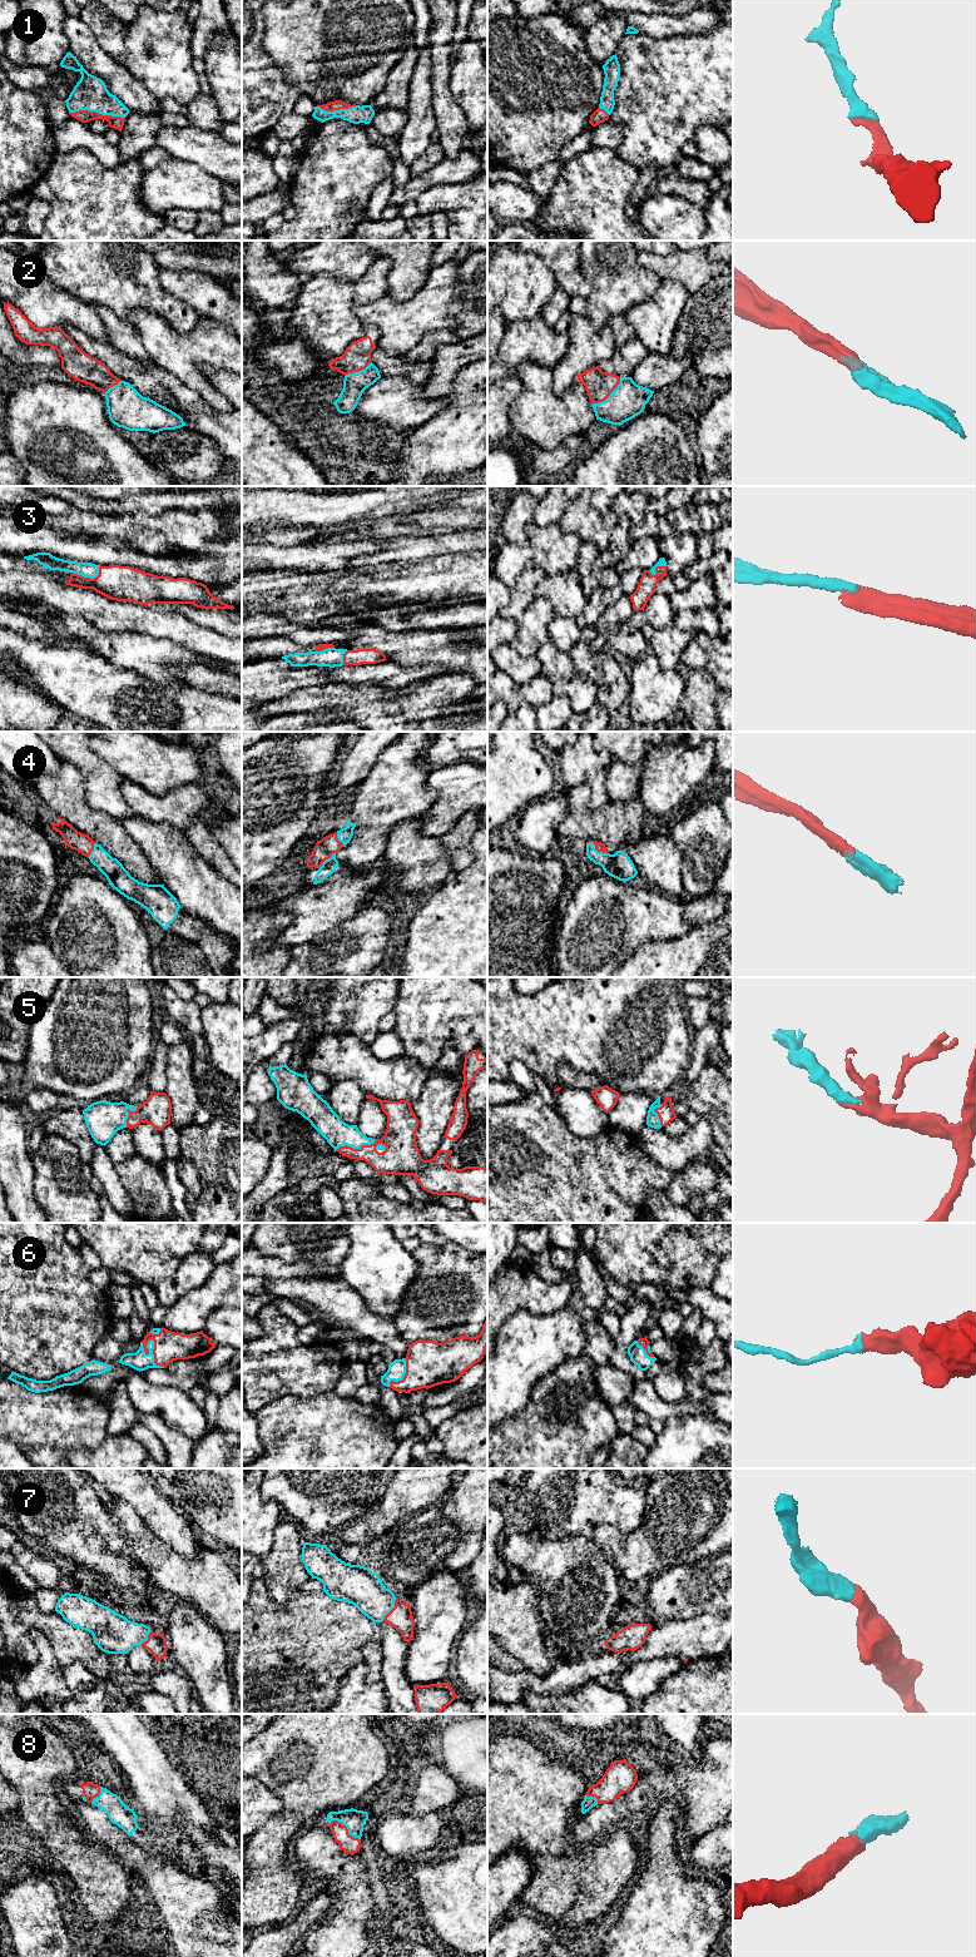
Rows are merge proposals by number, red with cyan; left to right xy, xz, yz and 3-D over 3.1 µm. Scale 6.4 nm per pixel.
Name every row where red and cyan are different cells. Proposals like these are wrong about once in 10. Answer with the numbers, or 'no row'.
no row

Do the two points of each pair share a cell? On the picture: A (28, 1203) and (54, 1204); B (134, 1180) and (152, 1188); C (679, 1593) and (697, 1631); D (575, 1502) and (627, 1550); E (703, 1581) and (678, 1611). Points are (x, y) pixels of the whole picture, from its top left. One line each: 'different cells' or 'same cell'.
A: different cells
B: same cell
C: different cells
D: different cells
E: same cell

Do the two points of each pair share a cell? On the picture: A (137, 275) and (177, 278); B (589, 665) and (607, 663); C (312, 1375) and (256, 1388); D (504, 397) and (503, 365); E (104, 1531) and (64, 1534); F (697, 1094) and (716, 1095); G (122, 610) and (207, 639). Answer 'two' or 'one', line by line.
A: two
B: one
C: one
D: two
E: one
F: one
G: one

